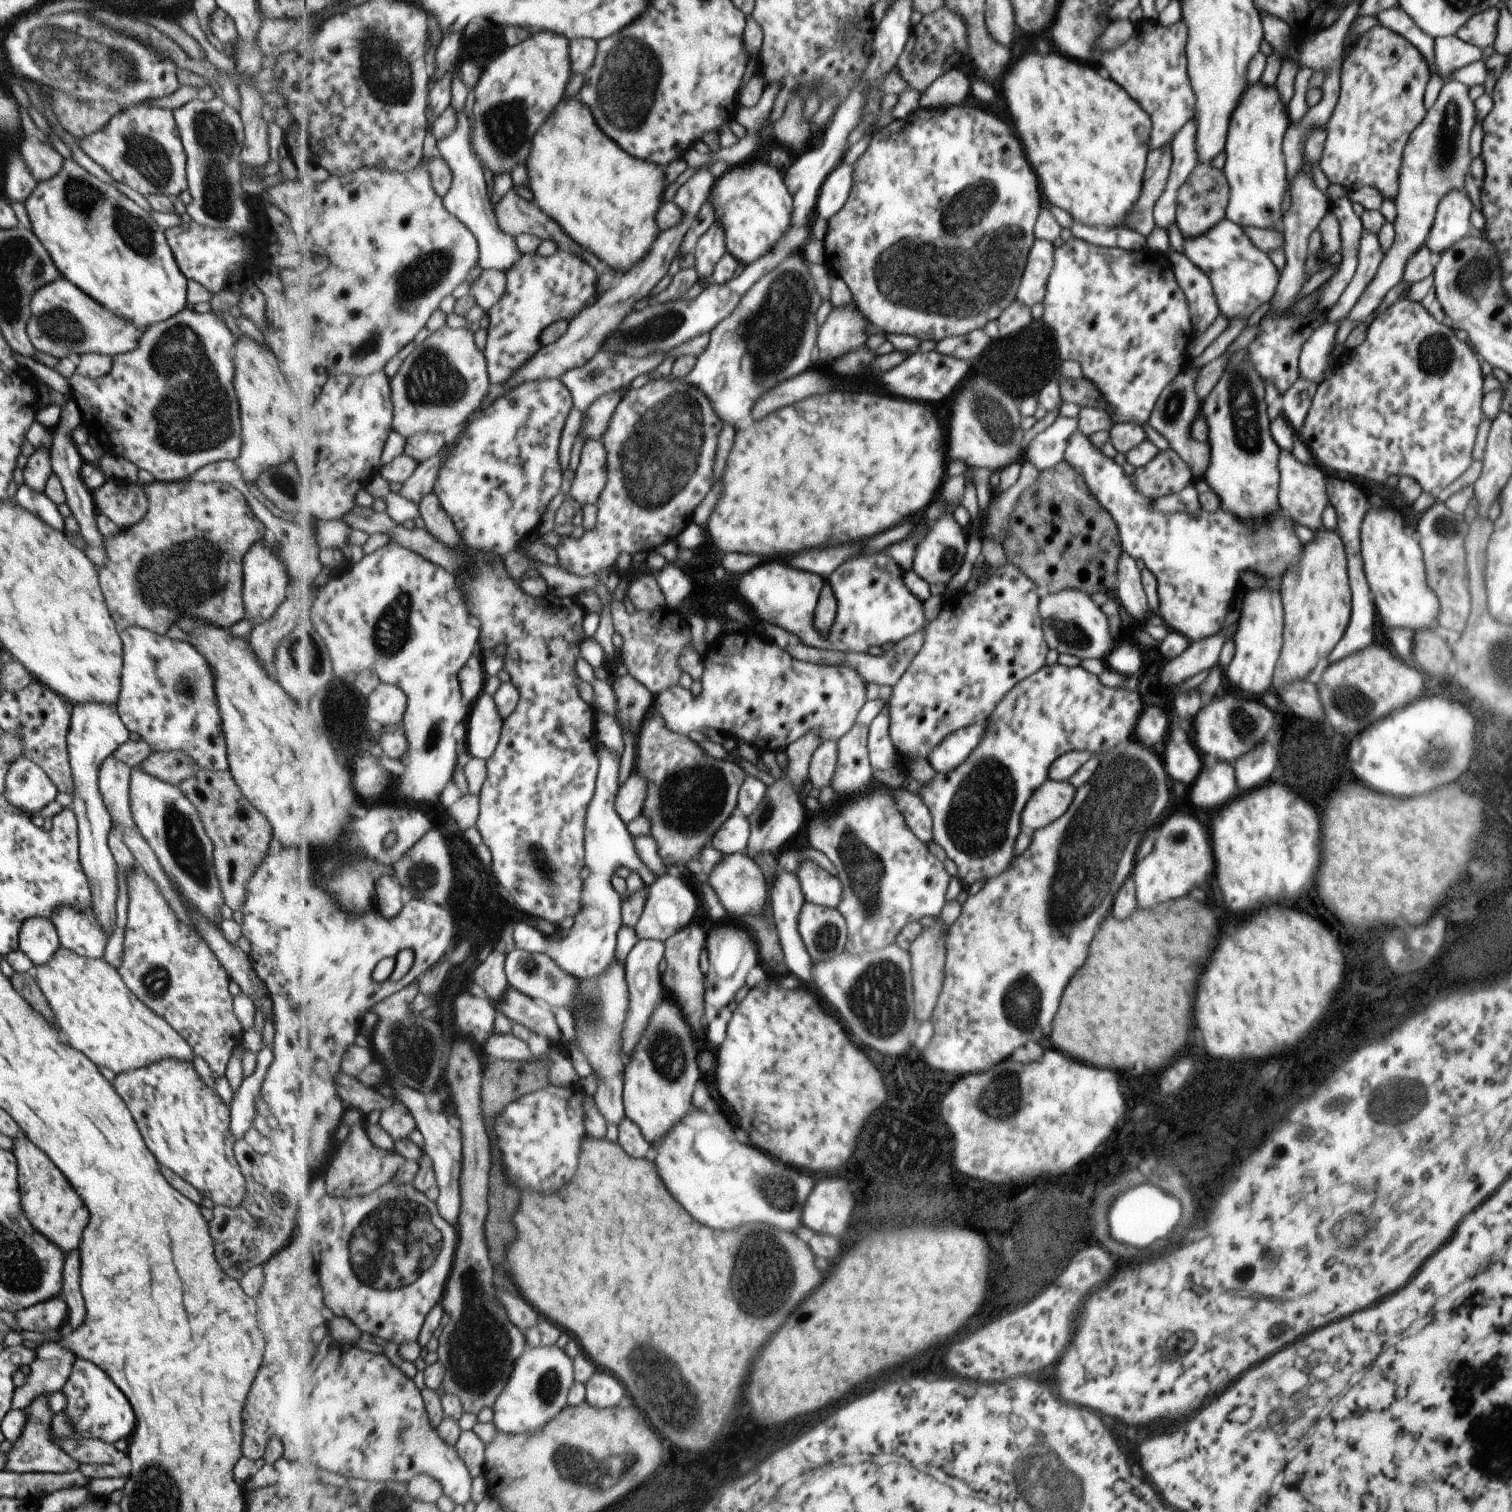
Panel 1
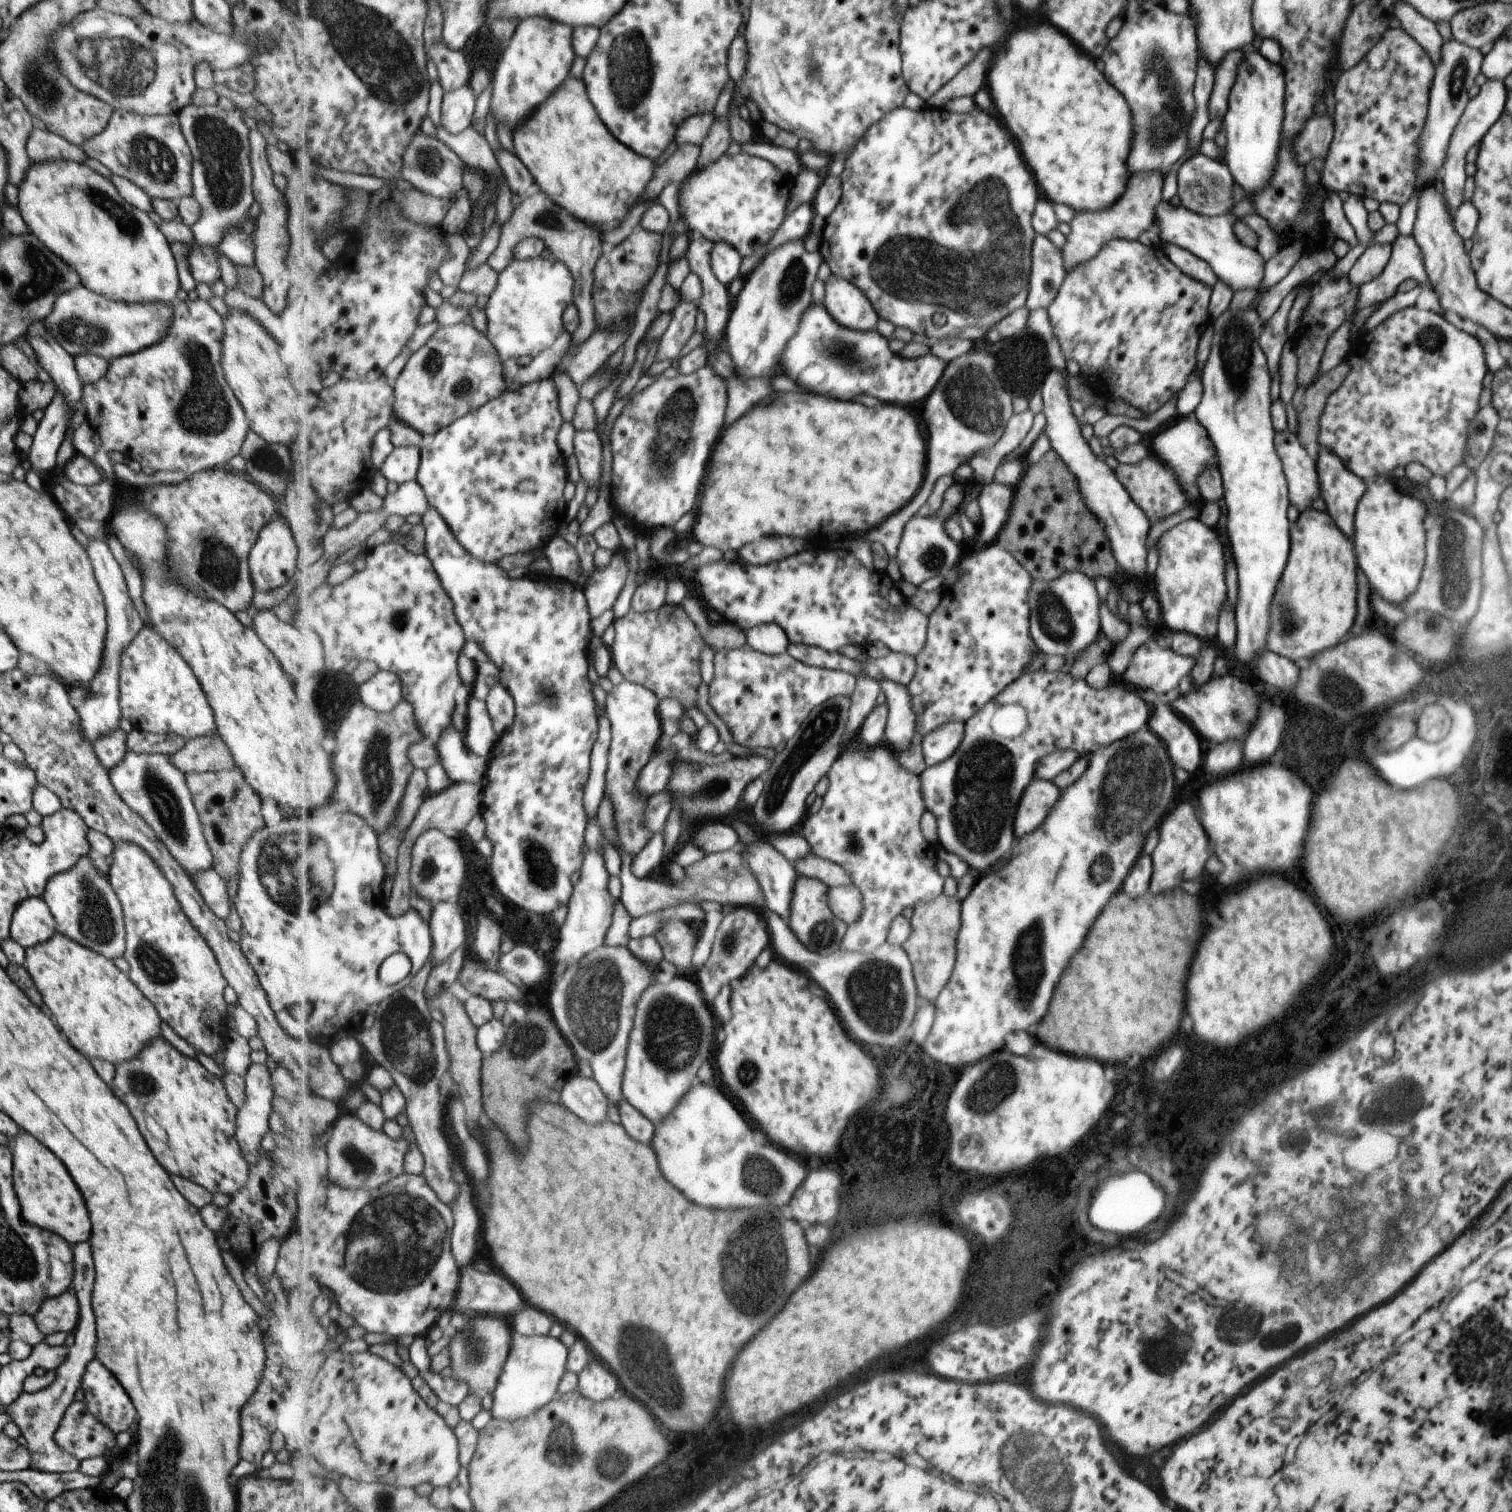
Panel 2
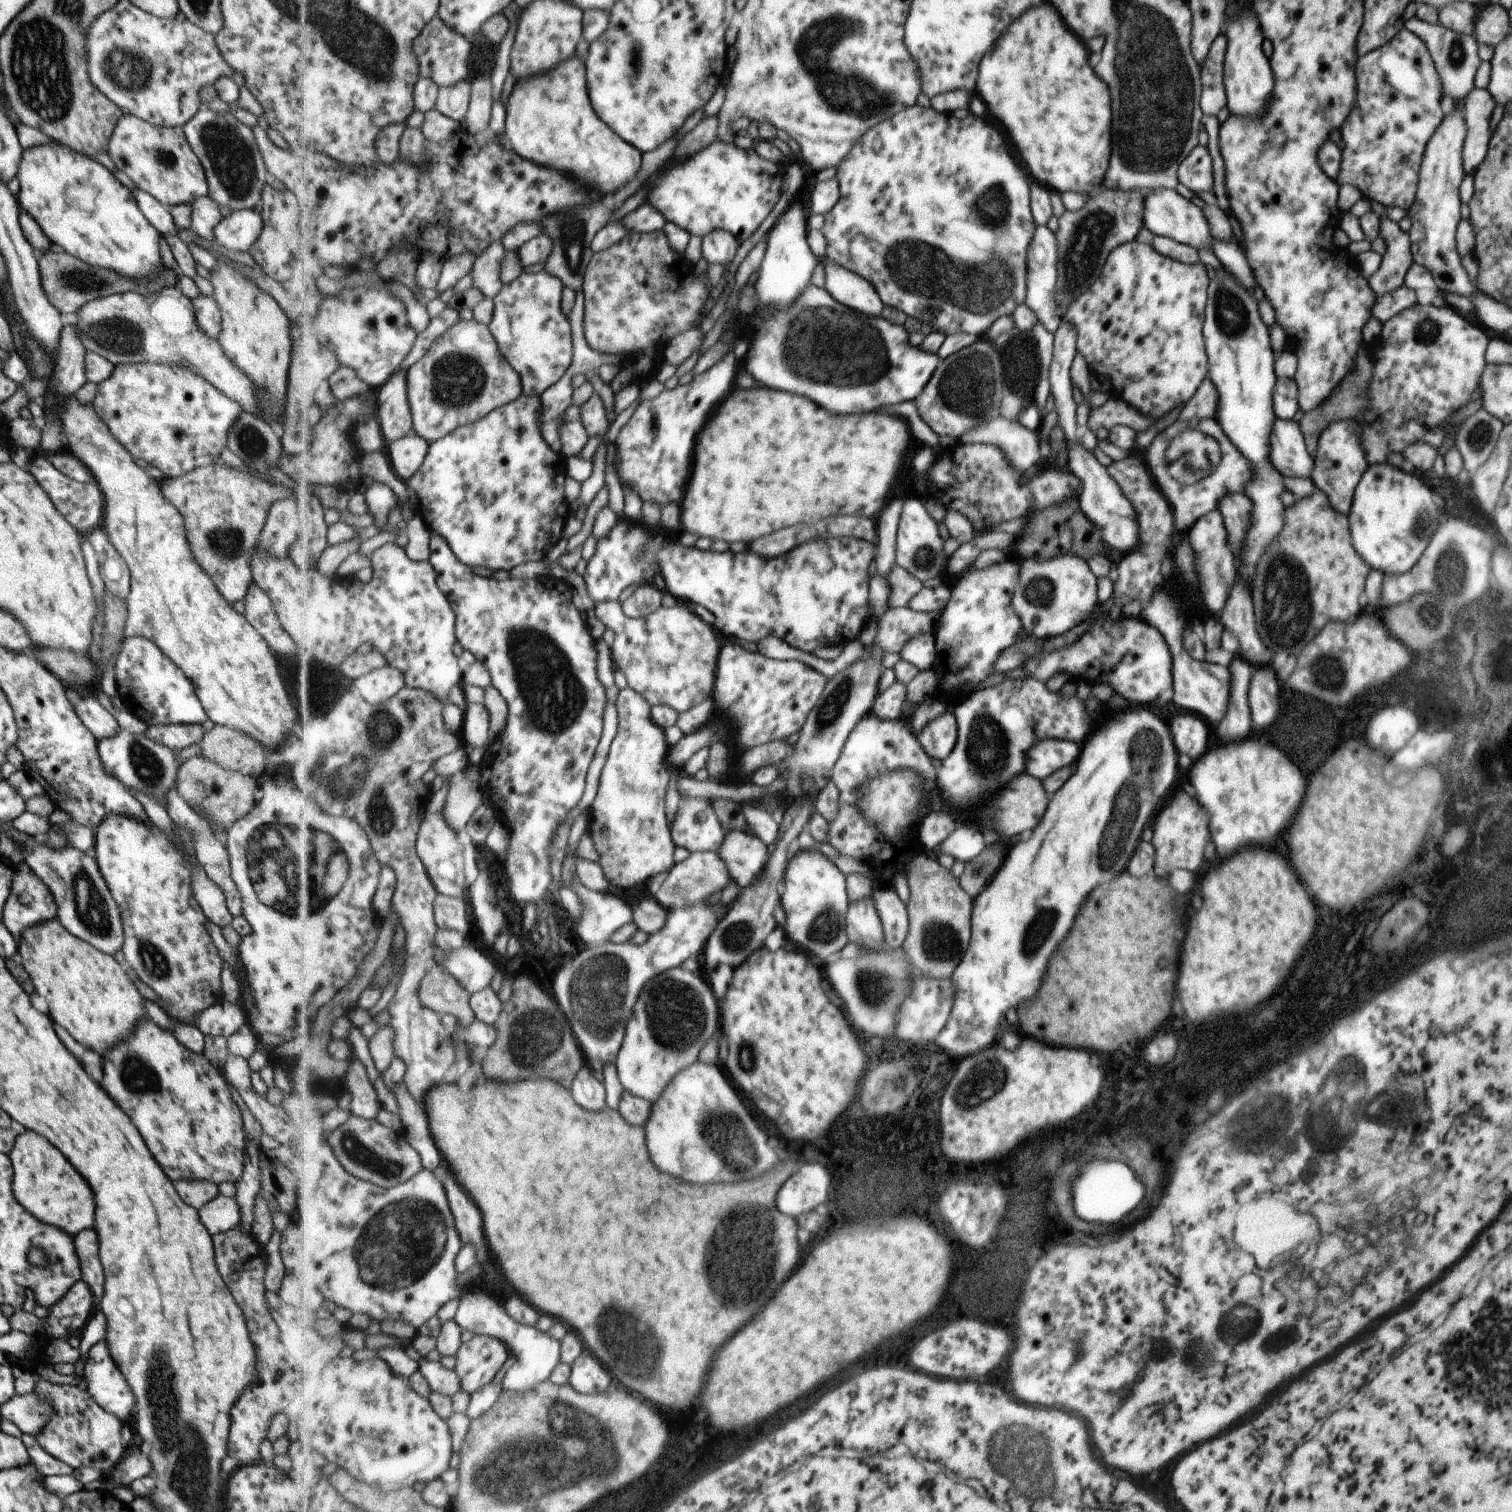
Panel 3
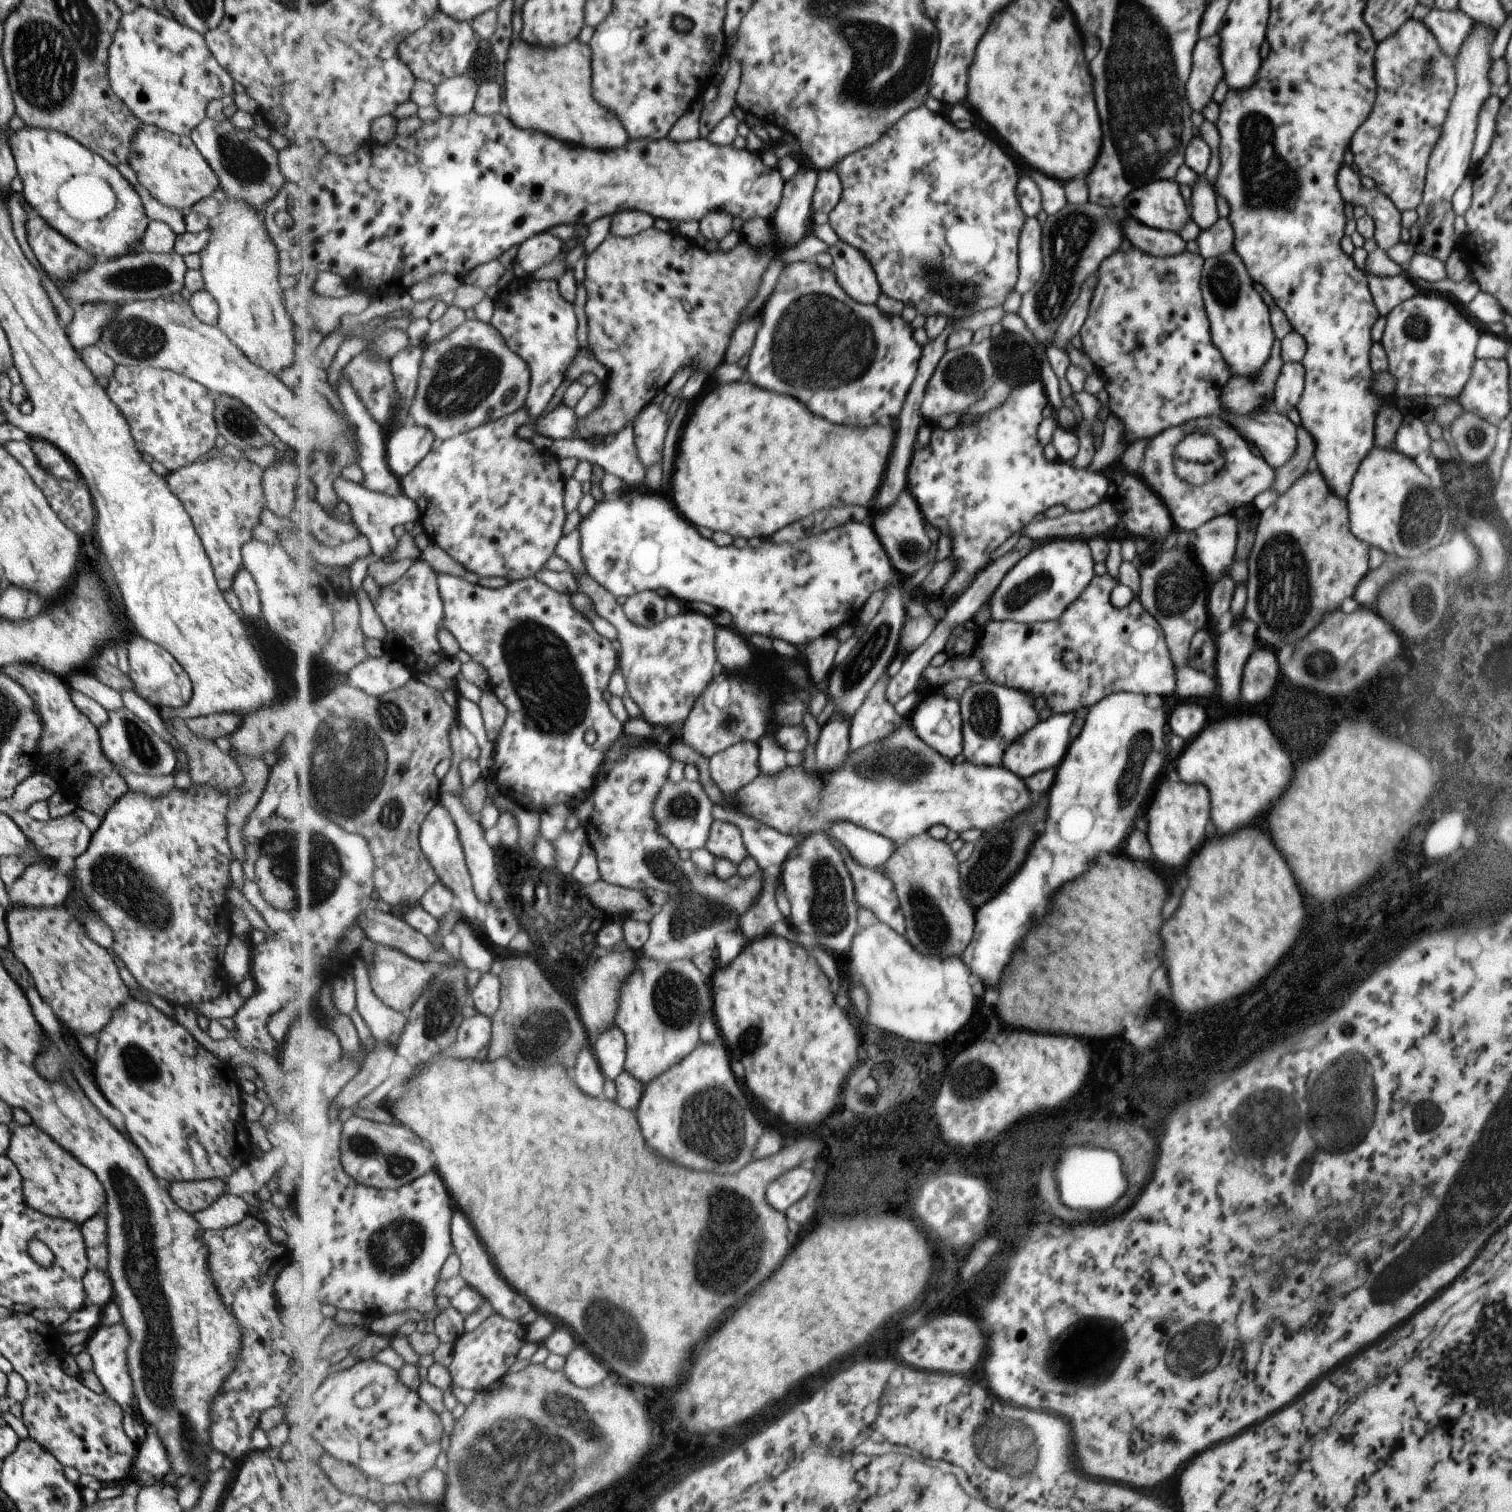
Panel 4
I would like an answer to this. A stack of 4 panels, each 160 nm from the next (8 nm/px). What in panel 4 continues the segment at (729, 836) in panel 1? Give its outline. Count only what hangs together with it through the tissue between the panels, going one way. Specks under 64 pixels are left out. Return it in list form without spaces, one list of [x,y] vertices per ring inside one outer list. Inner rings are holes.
[[[667,780],[655,802],[654,817],[658,832],[666,836],[677,850],[691,852],[706,846],[716,819],[713,816],[713,802],[699,781],[682,780],[675,783]]]

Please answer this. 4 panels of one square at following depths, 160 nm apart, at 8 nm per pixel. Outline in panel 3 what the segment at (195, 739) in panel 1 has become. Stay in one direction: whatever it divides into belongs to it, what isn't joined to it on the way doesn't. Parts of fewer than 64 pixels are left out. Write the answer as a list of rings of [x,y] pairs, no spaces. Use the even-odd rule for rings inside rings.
[[[135,635],[123,638],[114,669],[116,696],[126,710],[148,727],[172,724],[200,724],[206,730],[213,727],[195,696],[191,681],[149,639]]]

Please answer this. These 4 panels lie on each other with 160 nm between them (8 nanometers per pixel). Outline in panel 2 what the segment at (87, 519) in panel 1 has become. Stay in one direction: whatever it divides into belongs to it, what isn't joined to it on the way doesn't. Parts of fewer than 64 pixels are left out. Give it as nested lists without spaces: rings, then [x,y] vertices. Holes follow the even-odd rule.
[[[43,319],[33,321],[25,332],[27,344],[33,349],[39,369],[45,370],[69,403],[70,417],[75,402],[82,395],[82,384],[74,369],[74,357],[62,349],[51,333],[46,331]],[[88,540],[88,545],[84,549],[89,557],[92,571],[97,581],[106,614],[105,638],[103,638],[103,650],[101,653],[101,662],[99,668],[96,668],[95,674],[87,684],[88,695],[81,706],[76,708],[80,731],[82,735],[92,744],[99,735],[108,733],[118,727],[120,708],[118,705],[118,674],[120,672],[120,657],[124,649],[128,647],[130,640],[138,633],[138,630],[144,626],[133,603],[127,594],[127,587],[119,565],[105,540]]]

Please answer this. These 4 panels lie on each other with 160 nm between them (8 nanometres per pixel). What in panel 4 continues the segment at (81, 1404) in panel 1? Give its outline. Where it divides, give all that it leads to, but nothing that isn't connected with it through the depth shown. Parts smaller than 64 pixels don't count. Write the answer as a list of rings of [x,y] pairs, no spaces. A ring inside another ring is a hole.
[[[119,1321],[110,1325],[97,1324],[90,1333],[89,1339],[84,1346],[92,1360],[93,1374],[95,1374],[101,1386],[103,1386],[103,1393],[110,1399],[113,1399],[122,1410],[127,1410],[131,1406],[131,1400],[133,1400],[134,1395],[125,1352],[125,1348],[129,1344],[127,1329]]]

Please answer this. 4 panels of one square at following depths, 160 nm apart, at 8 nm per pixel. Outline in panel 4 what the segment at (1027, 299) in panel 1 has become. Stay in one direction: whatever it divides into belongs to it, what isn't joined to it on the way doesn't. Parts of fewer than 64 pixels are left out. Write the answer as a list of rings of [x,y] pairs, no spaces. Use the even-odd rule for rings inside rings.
[[[1026,217],[1018,236],[1018,280],[1013,288],[1020,295],[1034,285],[1043,271],[1040,240],[1040,222],[1035,217]]]

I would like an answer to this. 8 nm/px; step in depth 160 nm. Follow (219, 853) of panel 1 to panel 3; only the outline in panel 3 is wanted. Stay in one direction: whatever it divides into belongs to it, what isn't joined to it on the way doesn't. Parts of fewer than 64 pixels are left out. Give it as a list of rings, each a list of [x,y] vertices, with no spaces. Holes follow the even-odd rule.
[[[201,755],[188,758],[181,762],[176,772],[176,789],[181,795],[181,798],[188,804],[188,806],[195,804],[195,806],[203,808],[205,814],[213,820],[215,825],[222,826],[225,830],[227,830],[238,818],[245,816],[255,804],[258,796],[255,785],[252,776],[244,775],[239,771],[221,768],[217,763],[210,761],[208,758],[202,757]]]

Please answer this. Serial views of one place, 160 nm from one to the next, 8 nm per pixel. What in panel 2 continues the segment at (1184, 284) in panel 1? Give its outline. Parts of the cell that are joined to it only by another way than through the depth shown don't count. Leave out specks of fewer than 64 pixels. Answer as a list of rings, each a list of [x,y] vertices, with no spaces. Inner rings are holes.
[[[1160,242],[1159,248],[1179,270],[1203,284],[1211,286],[1215,284],[1217,280],[1215,273],[1203,259],[1171,243]]]

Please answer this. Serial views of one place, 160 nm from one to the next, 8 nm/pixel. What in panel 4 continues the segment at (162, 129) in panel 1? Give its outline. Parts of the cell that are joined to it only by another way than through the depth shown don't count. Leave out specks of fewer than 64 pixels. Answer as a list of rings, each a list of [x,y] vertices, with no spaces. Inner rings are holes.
[[[140,124],[130,142],[127,164],[136,174],[138,183],[155,200],[182,212],[188,211],[201,198],[211,196],[219,185],[215,173],[199,154],[189,136],[177,136],[153,125]]]

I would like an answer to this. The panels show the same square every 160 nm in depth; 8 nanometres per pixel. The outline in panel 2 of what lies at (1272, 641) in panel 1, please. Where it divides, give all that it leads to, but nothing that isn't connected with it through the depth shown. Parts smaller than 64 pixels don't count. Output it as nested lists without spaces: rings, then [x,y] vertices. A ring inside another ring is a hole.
[[[1227,307],[1219,316],[1211,320],[1212,338],[1209,355],[1201,371],[1201,396],[1195,408],[1195,418],[1199,424],[1211,434],[1211,440],[1219,444],[1217,452],[1217,468],[1223,480],[1223,500],[1225,500],[1225,522],[1227,522],[1227,540],[1231,548],[1230,554],[1237,566],[1237,595],[1234,606],[1236,638],[1233,652],[1237,652],[1237,660],[1246,666],[1252,661],[1254,654],[1265,649],[1265,639],[1269,630],[1269,603],[1275,585],[1281,576],[1285,558],[1289,554],[1290,534],[1289,520],[1285,516],[1289,506],[1289,488],[1282,471],[1281,458],[1274,447],[1275,428],[1269,420],[1269,374],[1267,374],[1266,358],[1258,345],[1258,338],[1263,321],[1251,307]]]

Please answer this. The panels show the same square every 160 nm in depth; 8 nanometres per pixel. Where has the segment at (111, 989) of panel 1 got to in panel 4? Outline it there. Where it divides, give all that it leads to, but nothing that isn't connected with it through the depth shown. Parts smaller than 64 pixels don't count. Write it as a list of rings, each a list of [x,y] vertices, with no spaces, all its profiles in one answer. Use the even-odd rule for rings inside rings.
[[[29,905],[9,906],[4,918],[8,934],[7,948],[31,975],[35,990],[51,1006],[59,1022],[69,1028],[74,1035],[97,1036],[110,1021],[112,1012],[129,997],[128,988],[121,981],[116,957],[107,953],[94,940],[91,940],[81,923],[63,905],[55,907],[32,907]]]

